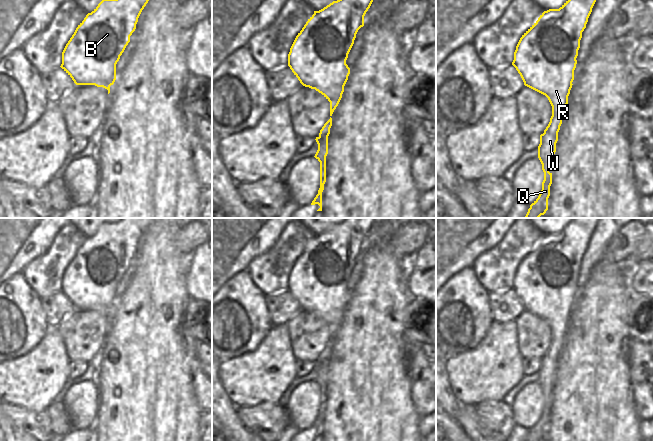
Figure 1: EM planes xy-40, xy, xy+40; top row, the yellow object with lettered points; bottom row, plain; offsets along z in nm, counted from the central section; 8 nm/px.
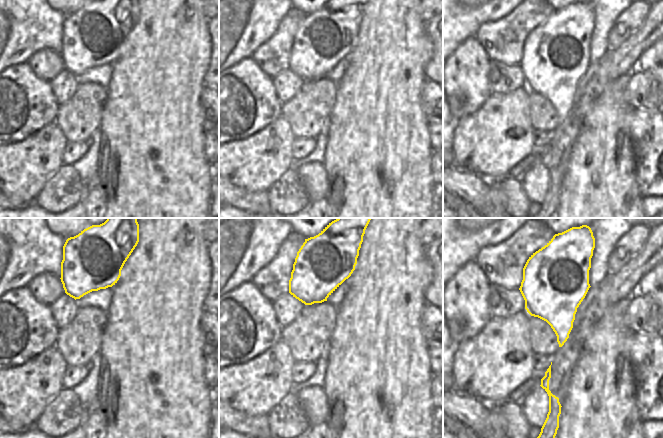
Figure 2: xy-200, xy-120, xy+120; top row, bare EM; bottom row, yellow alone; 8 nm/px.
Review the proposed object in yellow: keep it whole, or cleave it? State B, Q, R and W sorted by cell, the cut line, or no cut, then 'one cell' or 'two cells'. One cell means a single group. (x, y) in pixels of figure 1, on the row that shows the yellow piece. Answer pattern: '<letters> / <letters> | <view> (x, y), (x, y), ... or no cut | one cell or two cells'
B R / Q W | xy+40 (562, 116), (558, 116), (554, 120), (553, 125), (544, 133) | two cells

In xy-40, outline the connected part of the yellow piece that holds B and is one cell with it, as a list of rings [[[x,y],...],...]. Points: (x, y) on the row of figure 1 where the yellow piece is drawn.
[[[102,0],[86,15],[62,52],[60,67],[76,85],[95,85],[110,93],[116,64],[148,1]]]

